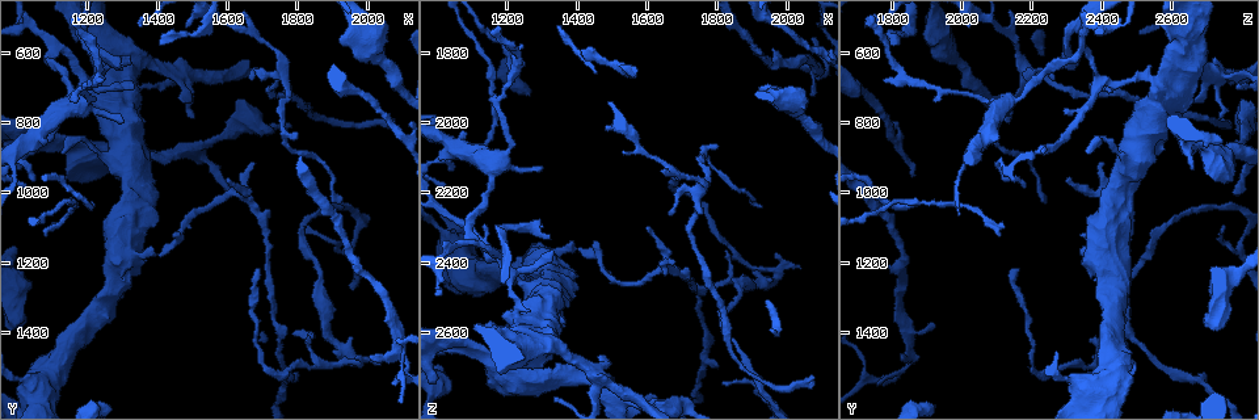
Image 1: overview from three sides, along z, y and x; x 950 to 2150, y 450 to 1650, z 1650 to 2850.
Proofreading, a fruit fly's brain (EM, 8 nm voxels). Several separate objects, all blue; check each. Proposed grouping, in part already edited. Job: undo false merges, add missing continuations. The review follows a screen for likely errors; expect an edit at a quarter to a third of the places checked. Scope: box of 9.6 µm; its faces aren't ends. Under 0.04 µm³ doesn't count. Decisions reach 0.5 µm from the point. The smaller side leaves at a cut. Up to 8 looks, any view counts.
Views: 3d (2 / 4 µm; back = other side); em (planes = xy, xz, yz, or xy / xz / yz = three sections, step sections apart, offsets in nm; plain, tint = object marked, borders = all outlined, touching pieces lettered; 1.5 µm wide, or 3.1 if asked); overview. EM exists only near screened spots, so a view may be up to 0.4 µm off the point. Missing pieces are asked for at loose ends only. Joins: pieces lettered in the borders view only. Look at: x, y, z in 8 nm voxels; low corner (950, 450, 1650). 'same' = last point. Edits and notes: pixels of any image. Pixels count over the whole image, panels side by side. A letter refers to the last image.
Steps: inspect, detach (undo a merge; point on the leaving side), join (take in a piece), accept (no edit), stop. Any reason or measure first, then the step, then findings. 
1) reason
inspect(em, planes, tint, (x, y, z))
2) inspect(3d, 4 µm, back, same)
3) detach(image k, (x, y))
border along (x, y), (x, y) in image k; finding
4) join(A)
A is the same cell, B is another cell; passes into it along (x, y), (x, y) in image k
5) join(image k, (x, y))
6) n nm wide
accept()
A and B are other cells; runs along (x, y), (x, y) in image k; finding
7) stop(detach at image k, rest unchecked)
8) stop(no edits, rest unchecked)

branch stops here
inspect(3d, 4 µm, (2070, 1560, 1750))

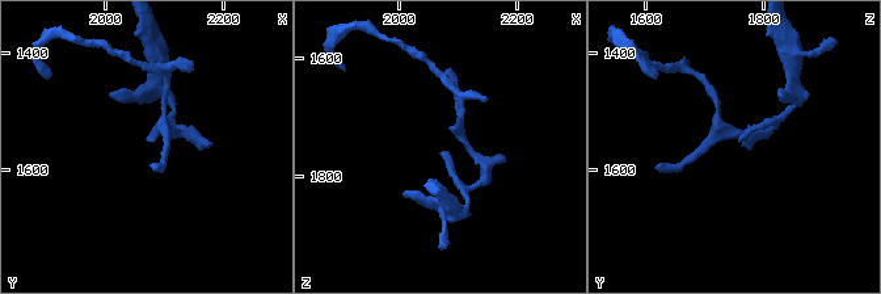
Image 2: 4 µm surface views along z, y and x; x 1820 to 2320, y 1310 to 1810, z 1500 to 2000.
need the tissue
inspect(em, planes, borders, (2075, 1550, 1750))

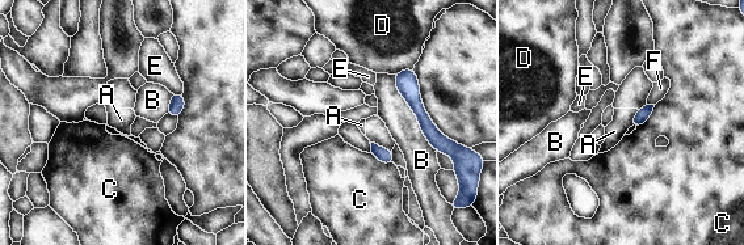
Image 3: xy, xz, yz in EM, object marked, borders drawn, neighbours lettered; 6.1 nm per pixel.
accept()
A, B, C, D, E and F are other cells; border along (638, 110), (630, 126) in image 3; no lettered piece goes on from it

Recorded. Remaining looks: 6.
inspect(em, planes, tint, (2090, 1370, 1920))

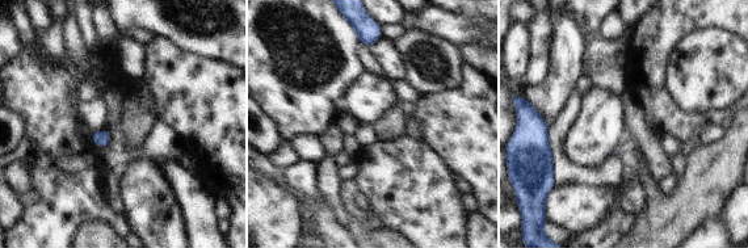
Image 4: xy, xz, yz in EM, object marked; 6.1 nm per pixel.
inspect(em, planes, borders, same)

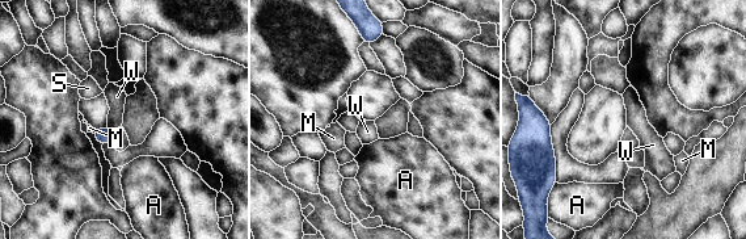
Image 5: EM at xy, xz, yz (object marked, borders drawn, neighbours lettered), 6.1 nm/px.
accept()
A, M, S and W are other cells; border along (108, 125), (112, 130) in image 5; no lettered piece goes on from it

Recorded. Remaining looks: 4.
free end
inspect(em, yz, step 8, tint, (1700, 1220, 2170))

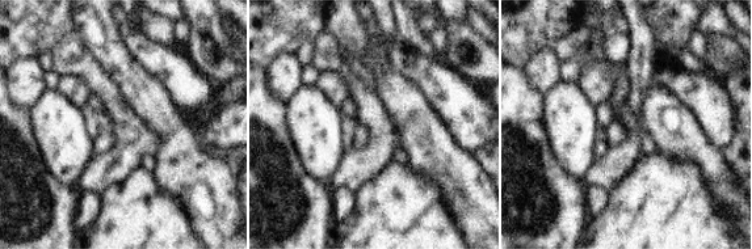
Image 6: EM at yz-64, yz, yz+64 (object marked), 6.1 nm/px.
cut it another way
inspect(em, planes, tint, same)

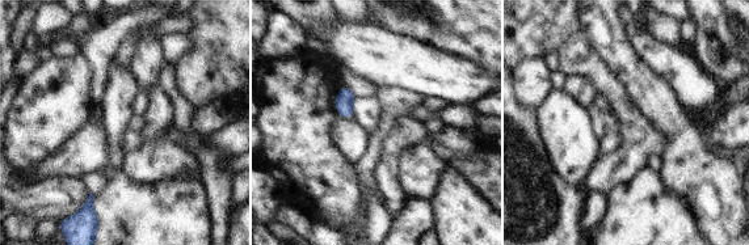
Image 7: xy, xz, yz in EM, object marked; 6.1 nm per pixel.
what lies round it
inspect(em, planes, borders, same)

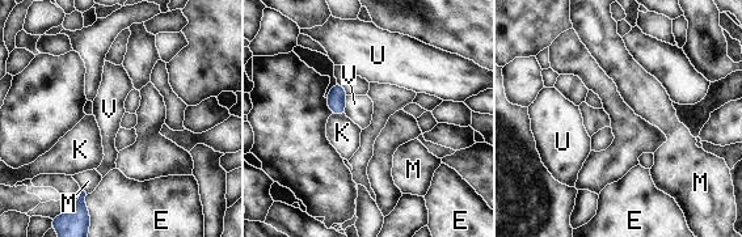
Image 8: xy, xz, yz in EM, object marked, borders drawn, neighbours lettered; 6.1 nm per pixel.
accept()
E, K, M, U and V are other cells; border along (332, 113), (345, 115) in image 8; no lettered piece goes on from it

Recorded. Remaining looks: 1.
stop(no edits, rest unchecked)

